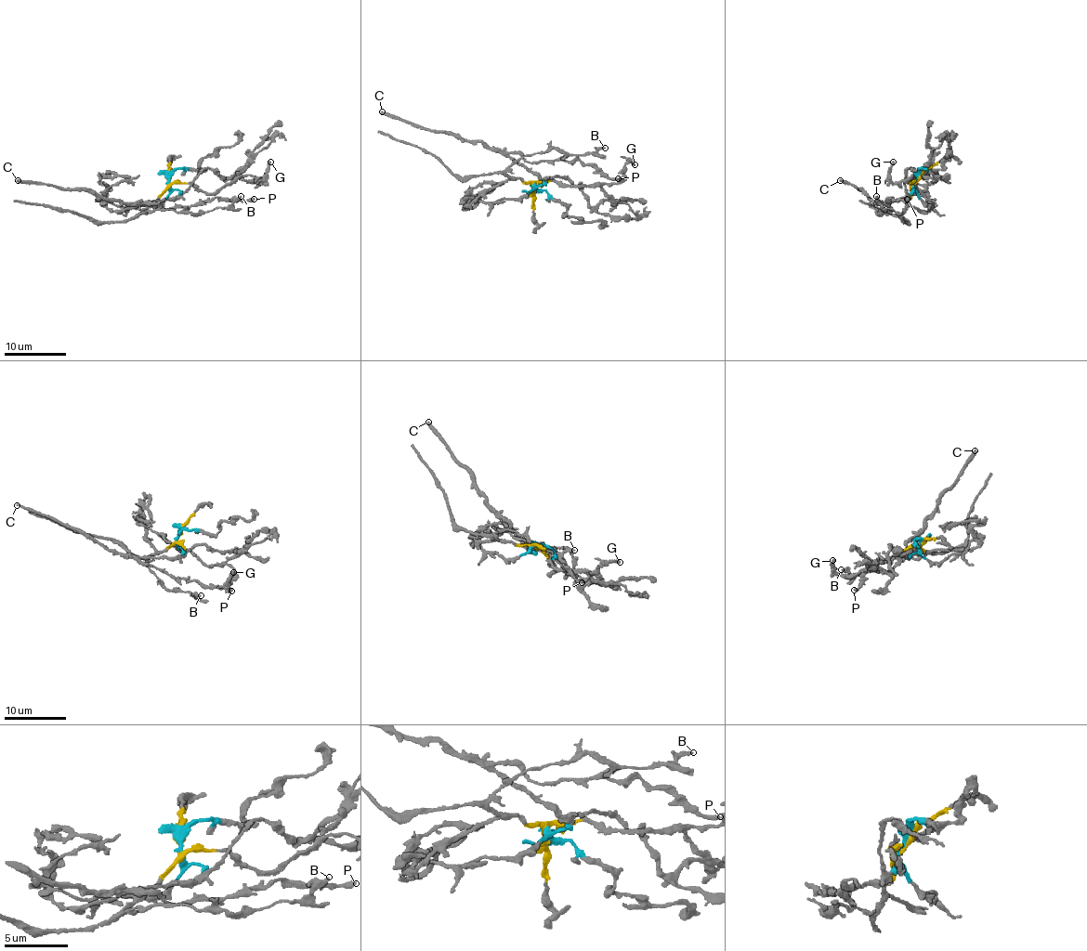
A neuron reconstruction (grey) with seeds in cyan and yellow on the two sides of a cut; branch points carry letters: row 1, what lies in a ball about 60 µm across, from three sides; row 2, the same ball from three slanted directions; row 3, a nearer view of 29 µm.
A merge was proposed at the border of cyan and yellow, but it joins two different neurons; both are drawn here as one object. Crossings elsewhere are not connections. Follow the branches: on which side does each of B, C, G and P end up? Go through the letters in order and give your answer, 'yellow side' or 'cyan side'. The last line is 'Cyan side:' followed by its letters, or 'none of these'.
B: yellow side
C: cyan side
G: yellow side
P: cyan side
Cyan side: C, P

